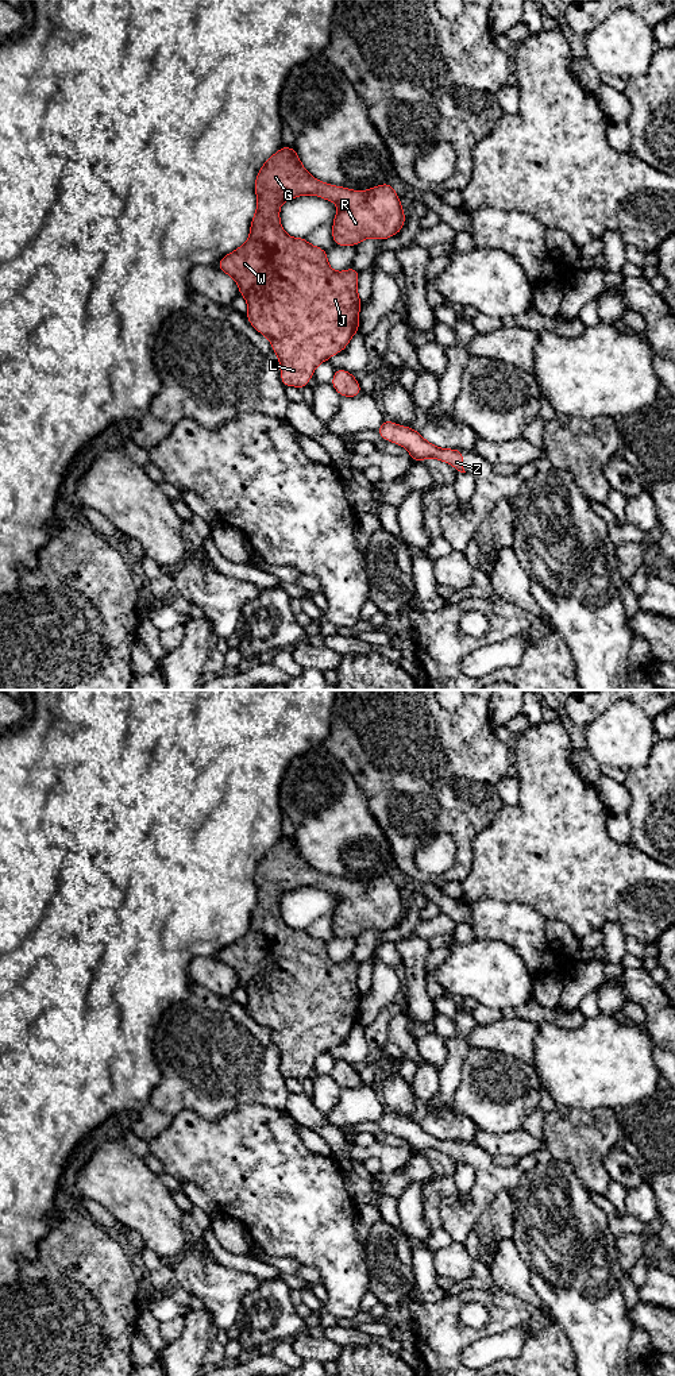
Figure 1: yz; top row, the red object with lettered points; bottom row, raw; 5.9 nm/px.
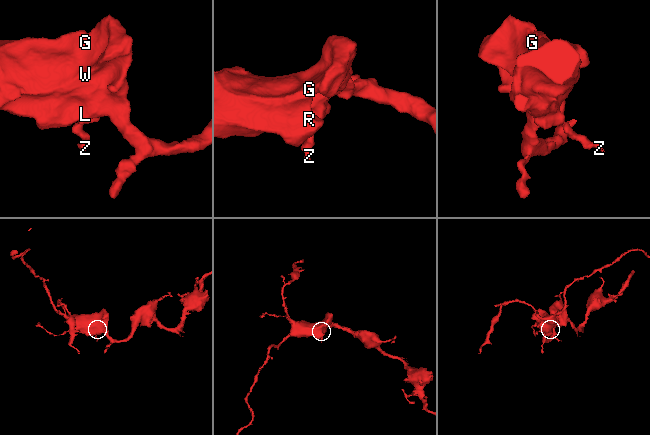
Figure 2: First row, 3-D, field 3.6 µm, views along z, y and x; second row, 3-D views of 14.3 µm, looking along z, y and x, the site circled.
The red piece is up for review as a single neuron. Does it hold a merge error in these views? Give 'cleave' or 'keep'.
keep

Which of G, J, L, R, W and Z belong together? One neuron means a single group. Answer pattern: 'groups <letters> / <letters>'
groups G J L R W Z

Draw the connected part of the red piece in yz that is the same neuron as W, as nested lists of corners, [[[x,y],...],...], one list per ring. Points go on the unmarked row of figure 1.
[[[282,837],[262,856],[254,880],[256,902],[250,928],[242,938],[223,948],[216,959],[236,972],[239,986],[247,993],[247,1011],[270,1032],[278,1048],[284,1078],[304,1080],[315,1060],[342,1044],[359,1024],[359,963],[355,959],[333,963],[324,940],[308,934],[305,929],[289,928],[281,917],[281,895],[305,886],[335,894],[339,898],[332,911],[336,937],[356,937],[367,929],[385,932],[394,928],[405,917],[405,903],[389,874],[367,882],[329,876],[308,864],[294,839]]]

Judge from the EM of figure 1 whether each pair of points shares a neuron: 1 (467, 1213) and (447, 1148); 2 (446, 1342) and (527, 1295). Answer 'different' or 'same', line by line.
1: same
2: different

